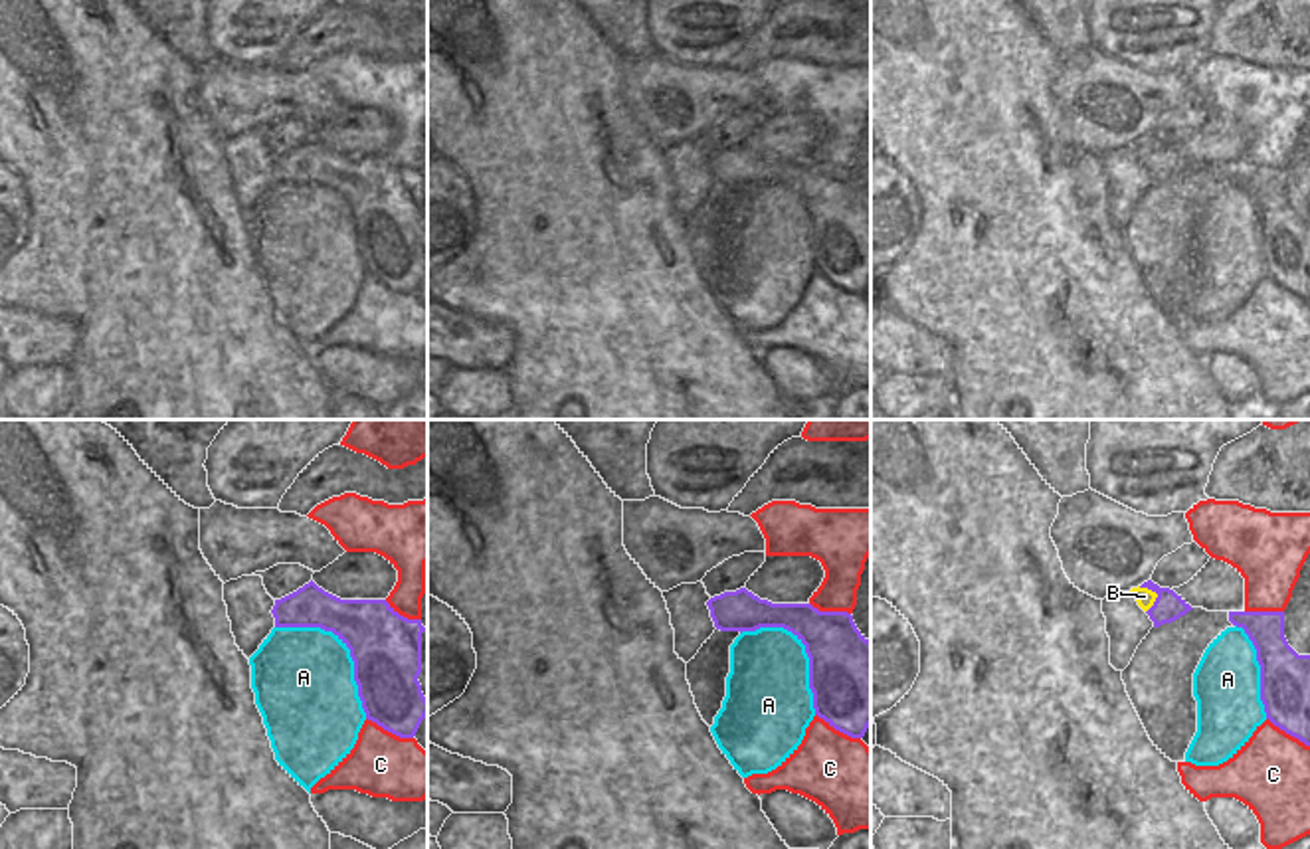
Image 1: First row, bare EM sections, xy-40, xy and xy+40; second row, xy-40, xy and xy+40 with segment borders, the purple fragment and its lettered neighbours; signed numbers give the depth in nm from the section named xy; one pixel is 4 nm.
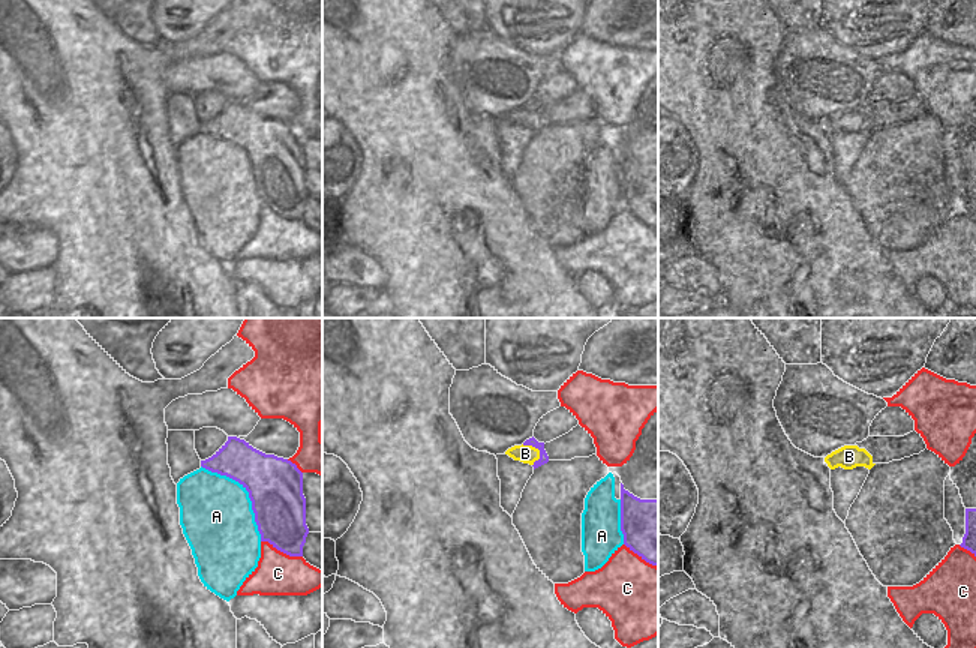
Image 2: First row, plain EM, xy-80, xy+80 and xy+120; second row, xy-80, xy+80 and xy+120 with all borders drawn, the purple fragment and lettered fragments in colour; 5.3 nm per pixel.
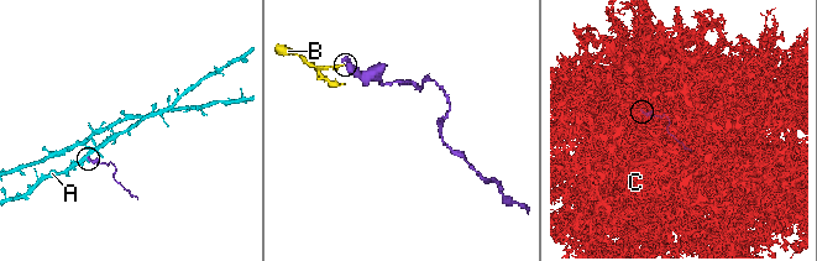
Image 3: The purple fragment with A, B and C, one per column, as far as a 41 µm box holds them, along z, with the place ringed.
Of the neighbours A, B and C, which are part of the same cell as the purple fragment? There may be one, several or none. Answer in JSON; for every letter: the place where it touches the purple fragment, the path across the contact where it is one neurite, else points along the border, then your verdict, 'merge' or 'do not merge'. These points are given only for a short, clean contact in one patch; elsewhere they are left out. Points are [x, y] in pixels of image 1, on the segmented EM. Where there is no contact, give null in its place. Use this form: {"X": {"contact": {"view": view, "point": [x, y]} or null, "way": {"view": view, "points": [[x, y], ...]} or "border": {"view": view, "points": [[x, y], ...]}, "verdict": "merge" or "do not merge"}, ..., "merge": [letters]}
{"A": {"contact": {"view": "xy-40", "point": [347, 646]}, "verdict": "do not merge"}, "B": {"contact": {"view": "xy+40", "point": [1156, 592]}, "border": {"view": "xy+40", "points": [[1138, 586], [1146, 586], [1156, 594], [1154, 604], [1146, 612]]}, "verdict": "do not merge"}, "C": {"contact": {"view": "xy-40", "point": [390, 731]}, "verdict": "do not merge"}, "merge": []}

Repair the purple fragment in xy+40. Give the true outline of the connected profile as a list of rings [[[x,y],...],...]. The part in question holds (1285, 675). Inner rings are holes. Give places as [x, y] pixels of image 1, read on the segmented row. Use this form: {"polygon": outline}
{"polygon": [[[1229,612],[1243,627],[1261,665],[1261,701],[1266,718],[1310,746],[1310,655],[1298,655],[1284,637],[1284,612]]]}

